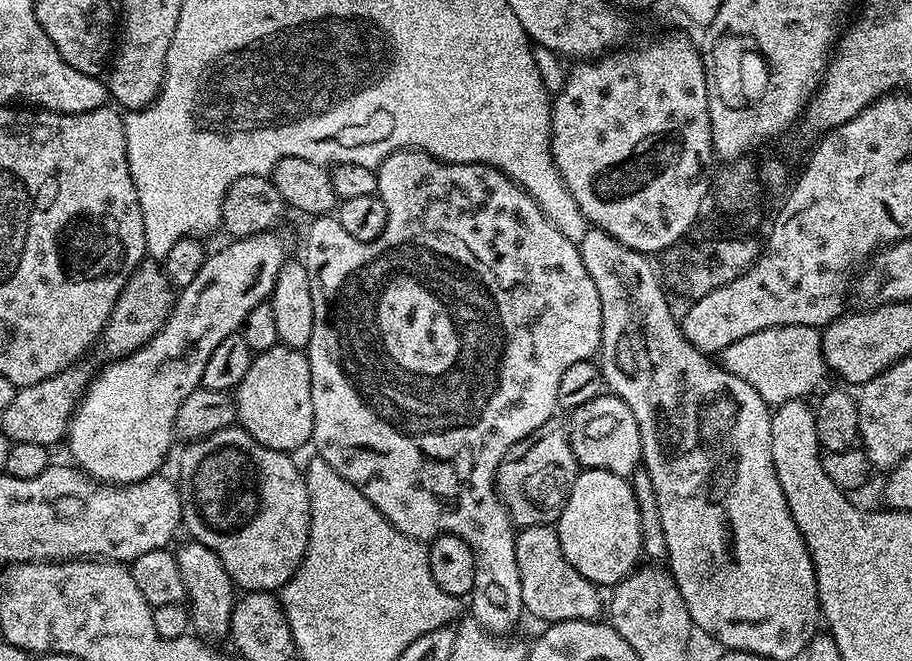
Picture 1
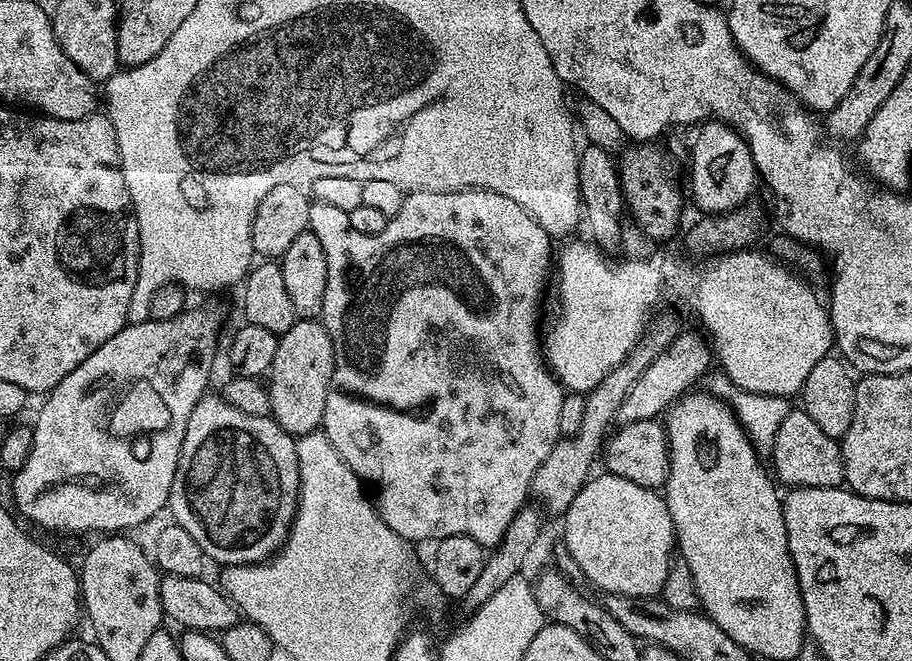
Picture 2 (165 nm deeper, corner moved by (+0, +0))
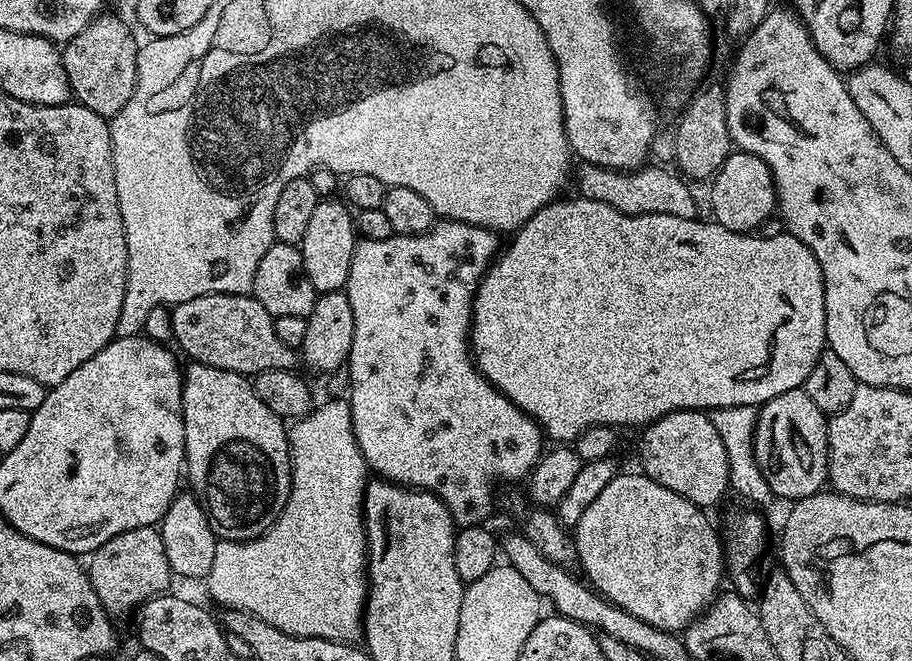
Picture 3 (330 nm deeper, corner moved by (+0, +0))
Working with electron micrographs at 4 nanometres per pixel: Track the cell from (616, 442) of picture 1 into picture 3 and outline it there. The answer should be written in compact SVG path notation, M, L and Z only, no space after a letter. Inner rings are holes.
M682 408L658 418L641 432L639 467L643 475L705 510L729 495L726 446L722 446L722 438L707 411Z

